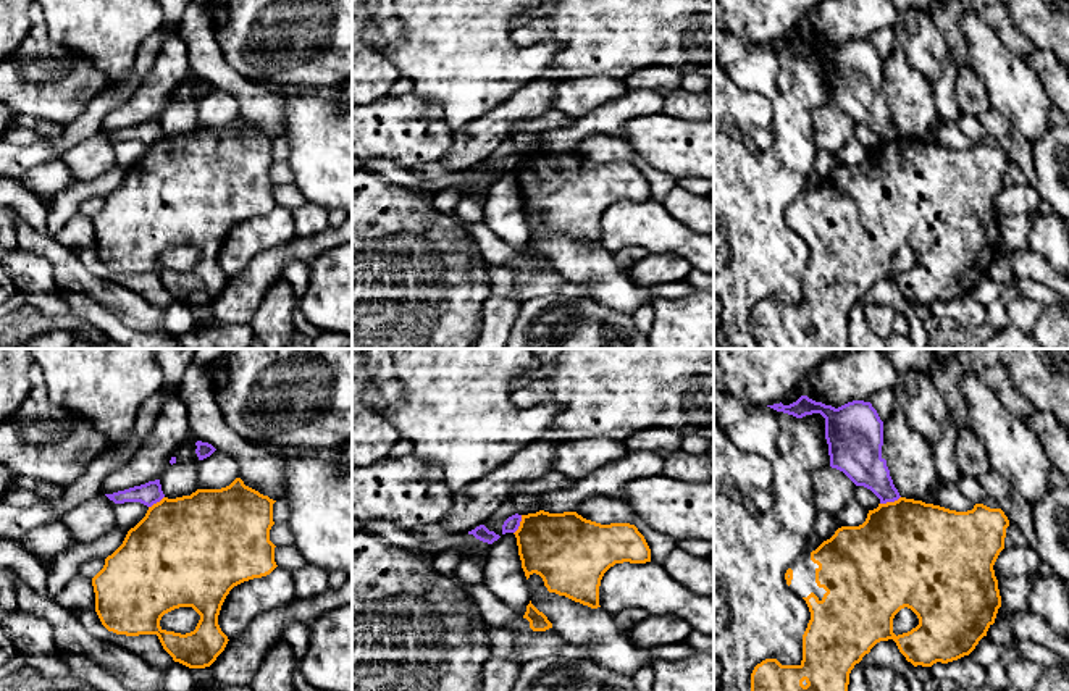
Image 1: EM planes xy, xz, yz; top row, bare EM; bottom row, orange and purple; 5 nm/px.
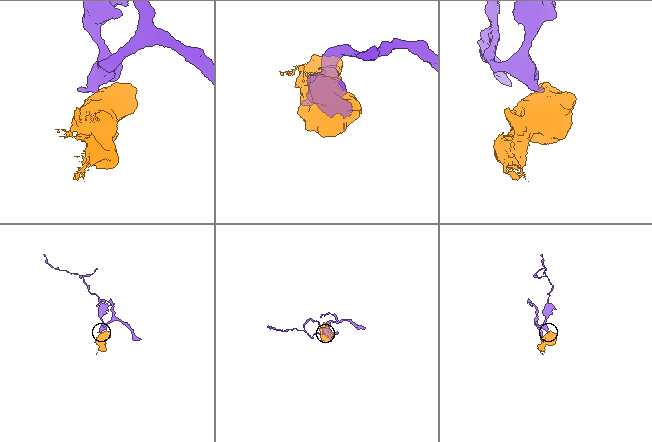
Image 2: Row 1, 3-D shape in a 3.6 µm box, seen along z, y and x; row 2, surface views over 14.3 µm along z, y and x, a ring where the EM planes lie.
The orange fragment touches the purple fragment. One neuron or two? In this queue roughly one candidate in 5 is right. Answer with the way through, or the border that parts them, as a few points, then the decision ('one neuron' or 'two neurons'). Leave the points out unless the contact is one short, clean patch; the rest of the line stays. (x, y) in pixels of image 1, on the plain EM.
along yz (900, 134), (880, 142) | two neurons

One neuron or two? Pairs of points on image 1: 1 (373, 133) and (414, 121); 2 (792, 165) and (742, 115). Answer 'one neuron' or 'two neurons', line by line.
1: one neuron
2: two neurons

